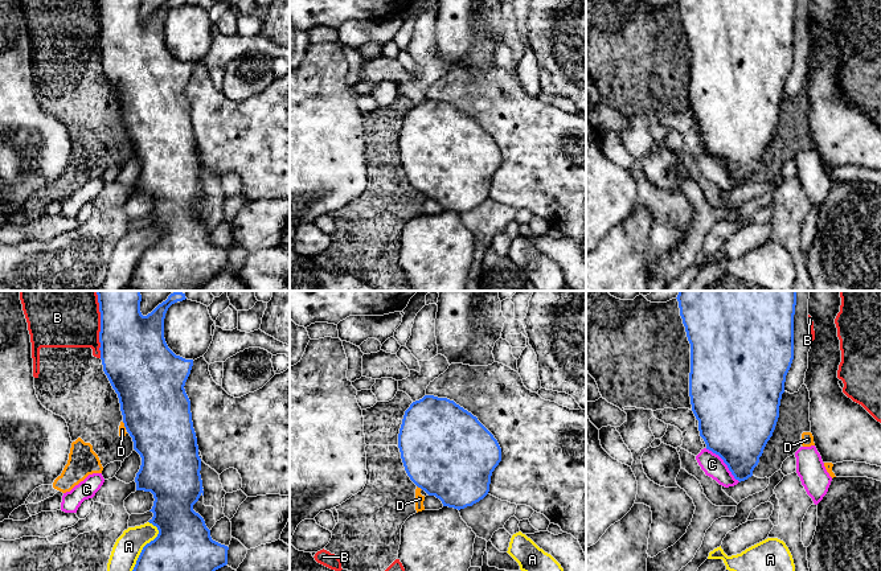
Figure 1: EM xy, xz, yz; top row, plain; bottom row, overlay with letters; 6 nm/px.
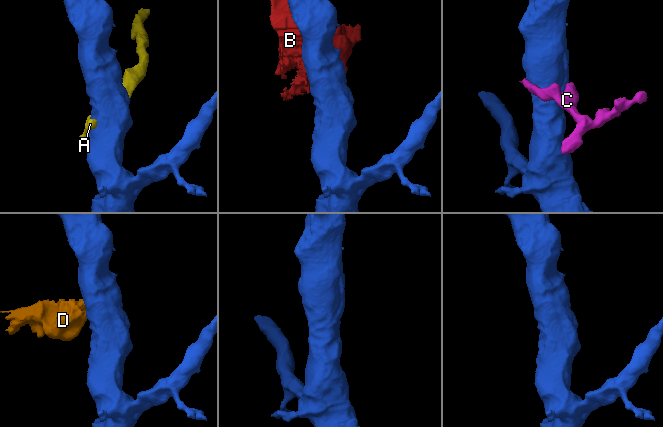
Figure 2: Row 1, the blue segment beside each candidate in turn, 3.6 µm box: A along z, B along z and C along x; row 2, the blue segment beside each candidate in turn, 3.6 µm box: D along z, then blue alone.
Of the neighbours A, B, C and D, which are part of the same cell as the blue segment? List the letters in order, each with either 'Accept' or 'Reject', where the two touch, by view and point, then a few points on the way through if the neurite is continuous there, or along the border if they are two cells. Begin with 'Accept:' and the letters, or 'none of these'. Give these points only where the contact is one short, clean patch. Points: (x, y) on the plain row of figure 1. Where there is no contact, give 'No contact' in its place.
Accept: none of these
A: Reject. Touches blue at xy (142, 255)
B: Reject. Touches blue at xy (101, 31)
C: Reject. Touches blue at yz (724, 165). Boundary: yz (705, 152), (714, 156), (740, 185)
D: Reject. Touches blue at xz (419, 190). Boundary: xz (417, 189), (422, 193)

